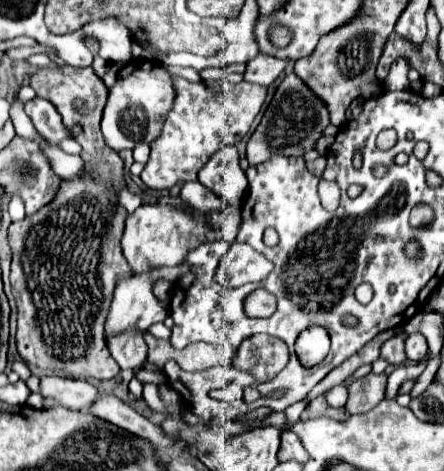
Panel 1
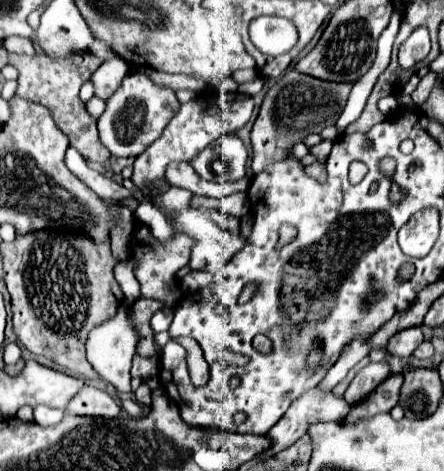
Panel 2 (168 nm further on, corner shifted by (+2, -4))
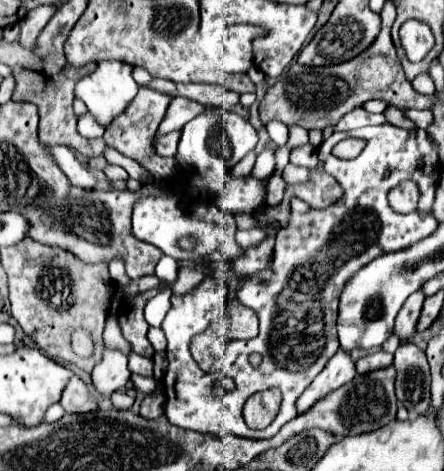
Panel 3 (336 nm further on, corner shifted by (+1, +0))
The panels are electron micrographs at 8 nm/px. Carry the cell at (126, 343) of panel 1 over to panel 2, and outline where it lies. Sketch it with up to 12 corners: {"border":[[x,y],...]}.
{"border":[[132,359],[132,377],[150,379],[158,375],[160,361]]}

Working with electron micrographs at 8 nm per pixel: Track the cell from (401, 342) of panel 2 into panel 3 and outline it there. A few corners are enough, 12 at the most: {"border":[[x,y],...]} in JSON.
{"border":[[423,291],[407,297],[395,321],[395,335],[407,339],[423,307]]}

